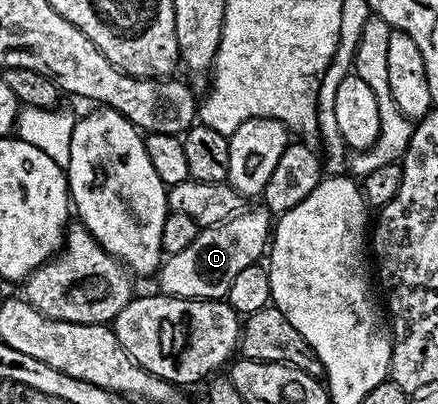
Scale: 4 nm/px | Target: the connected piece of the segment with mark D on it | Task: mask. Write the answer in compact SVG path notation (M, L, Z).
M264 205L245 209L227 222L201 229L191 247L169 255L159 267L159 291L175 298L225 299L238 272L255 265L267 251L272 234L272 215Z

